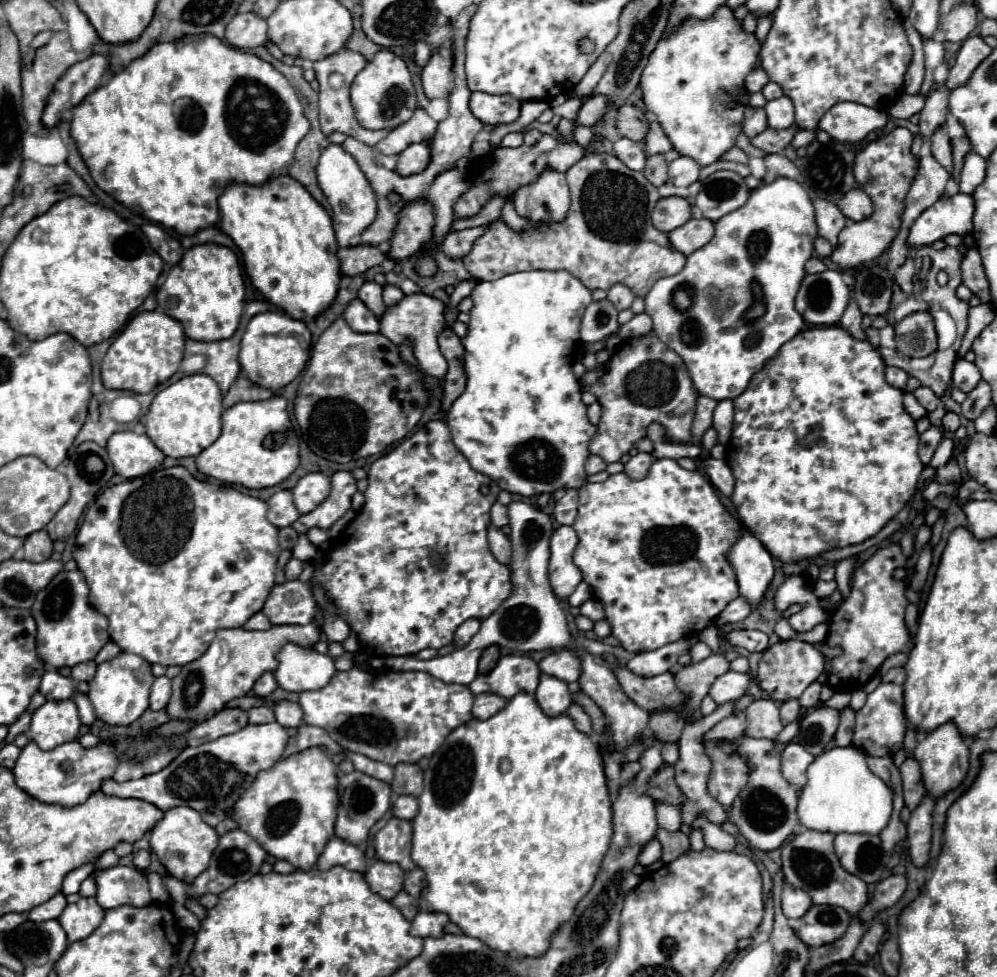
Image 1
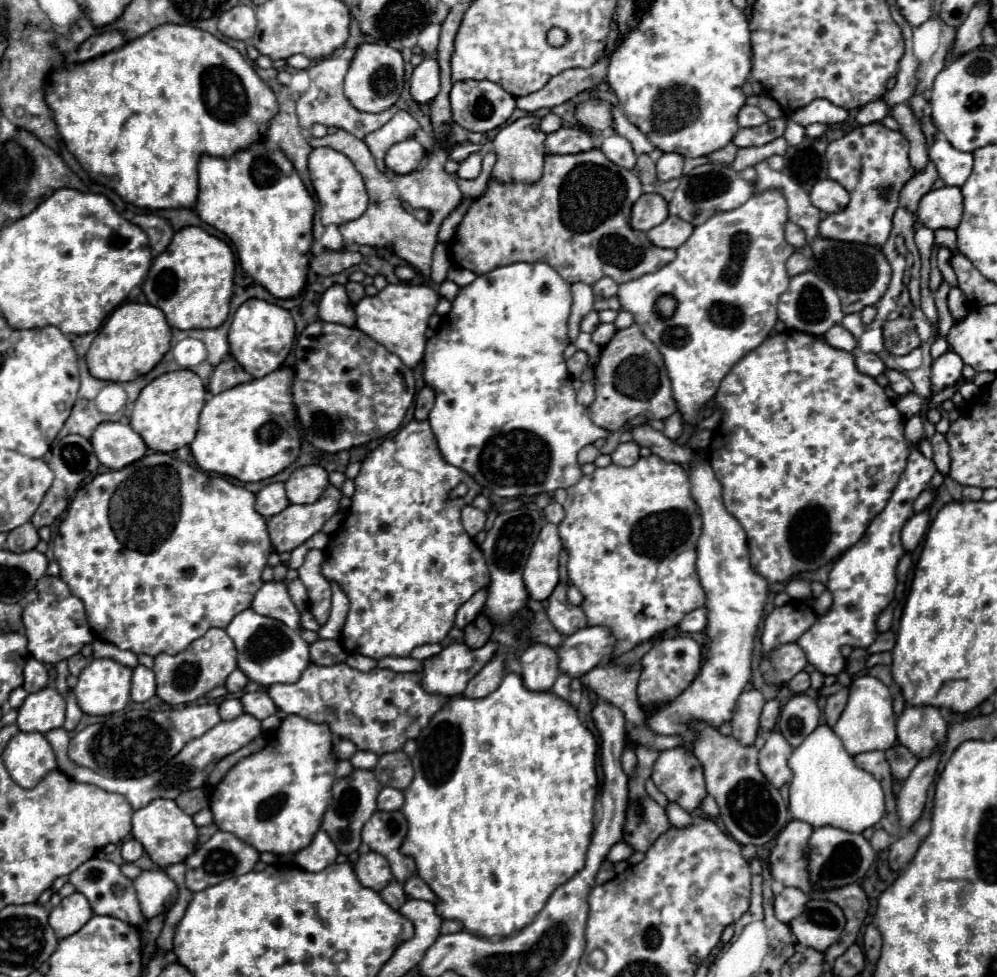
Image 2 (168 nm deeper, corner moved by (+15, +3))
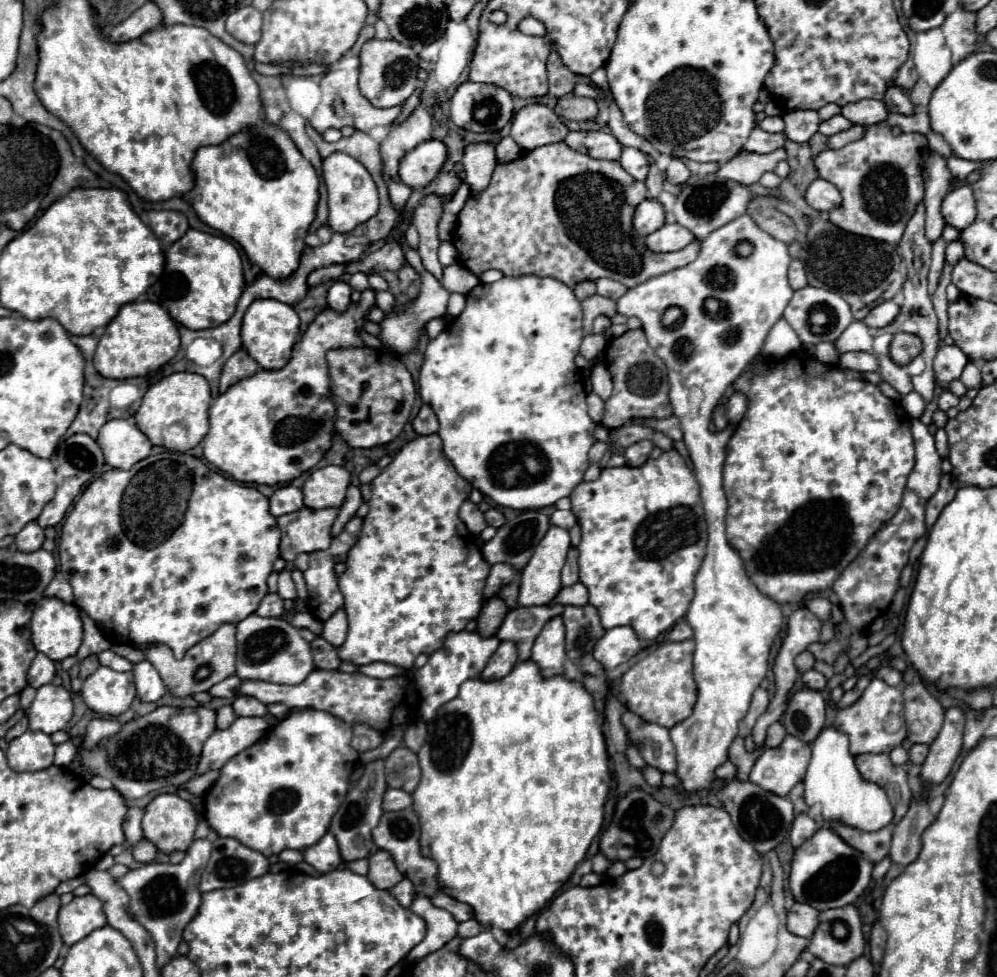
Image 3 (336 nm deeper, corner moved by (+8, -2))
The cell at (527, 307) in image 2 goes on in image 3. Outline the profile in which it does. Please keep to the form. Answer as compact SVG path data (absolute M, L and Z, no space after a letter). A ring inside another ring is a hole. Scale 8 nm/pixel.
M519 275L519 277L503 277L495 283L481 283L467 295L467 307L463 313L453 319L437 339L429 341L421 375L419 375L419 395L425 403L433 407L439 417L439 437L443 439L443 453L453 463L457 473L467 479L475 489L491 497L497 505L509 509L543 509L553 505L557 499L567 497L581 481L589 467L587 451L595 443L593 431L597 423L587 413L583 372L579 372L575 365L575 355L579 353L579 345L583 341L581 335L581 319L583 307L577 301L573 289L553 277L537 277L537 275Z

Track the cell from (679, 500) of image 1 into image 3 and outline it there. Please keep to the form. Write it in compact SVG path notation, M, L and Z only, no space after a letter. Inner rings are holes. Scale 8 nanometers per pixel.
M673 449L665 451L659 459L649 459L641 467L605 467L599 479L579 483L575 497L571 493L569 499L571 511L581 527L579 581L587 587L589 605L597 609L601 625L605 629L629 625L641 641L653 641L683 619L693 595L693 577L699 571L699 563L703 563L703 551L707 547L699 485L685 459Z

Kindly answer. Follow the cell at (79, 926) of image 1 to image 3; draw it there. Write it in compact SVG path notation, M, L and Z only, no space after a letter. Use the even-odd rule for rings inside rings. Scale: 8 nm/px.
M95 895L75 897L69 905L63 905L59 911L59 931L65 945L75 945L91 931L107 923L103 905Z

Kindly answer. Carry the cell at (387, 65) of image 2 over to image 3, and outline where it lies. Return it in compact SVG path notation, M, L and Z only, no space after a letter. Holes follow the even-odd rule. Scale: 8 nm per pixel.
M371 39L361 49L359 91L371 105L381 109L403 105L417 89L417 71L419 71L419 57L411 47L395 41Z

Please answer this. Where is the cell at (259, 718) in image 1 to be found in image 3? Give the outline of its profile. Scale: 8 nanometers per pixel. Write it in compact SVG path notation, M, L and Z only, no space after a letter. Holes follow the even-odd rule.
M225 705L217 711L217 727L219 729L227 729L235 719L237 719L237 713L233 711L231 705Z

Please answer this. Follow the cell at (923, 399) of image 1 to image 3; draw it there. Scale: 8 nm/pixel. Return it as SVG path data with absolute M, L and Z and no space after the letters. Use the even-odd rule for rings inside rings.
M881 357L879 359L879 365L881 365L881 379L887 381L889 385L893 385L901 395L907 395L913 391L913 385L911 385L911 377L903 371L901 365L893 363L889 357Z

